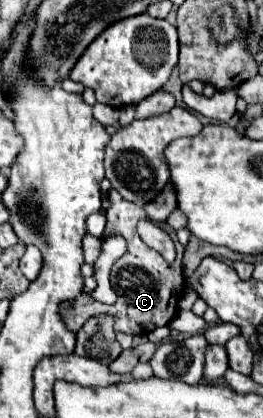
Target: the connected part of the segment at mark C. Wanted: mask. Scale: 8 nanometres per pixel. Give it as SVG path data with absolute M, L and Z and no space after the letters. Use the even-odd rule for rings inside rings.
M115 189L109 191L111 195L111 207L107 211L107 227L105 231L123 231L123 237L127 241L127 251L123 257L119 257L113 267L111 267L111 287L117 293L117 303L113 305L103 305L91 299L89 293L83 293L75 303L71 303L73 313L69 317L69 321L73 319L73 323L77 321L79 329L89 317L101 315L101 313L109 313L115 319L115 331L119 333L129 333L129 335L141 335L141 333L149 333L155 327L163 327L167 325L175 313L177 313L177 303L181 297L181 289L185 287L185 277L183 277L183 285L181 285L181 255L183 255L183 247L177 245L177 259L173 263L167 263L157 251L153 251L151 247L147 247L141 237L137 235L137 221L147 219L145 211L141 207L137 207L131 201L125 201Z

